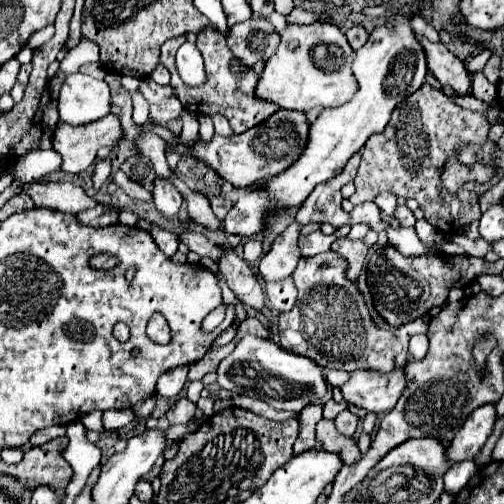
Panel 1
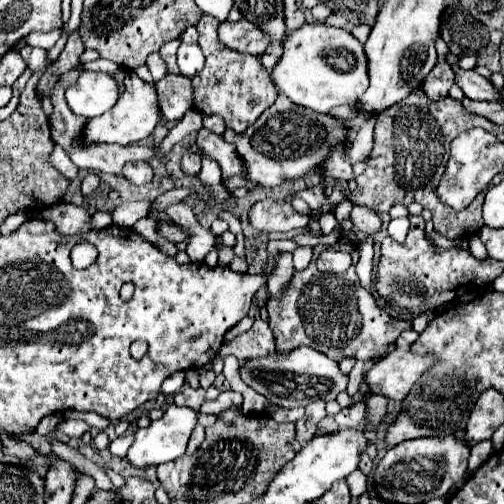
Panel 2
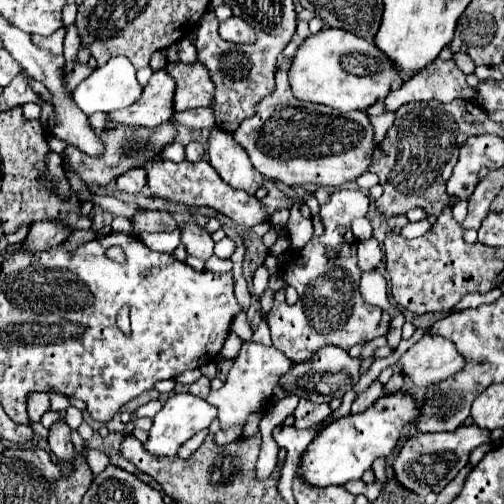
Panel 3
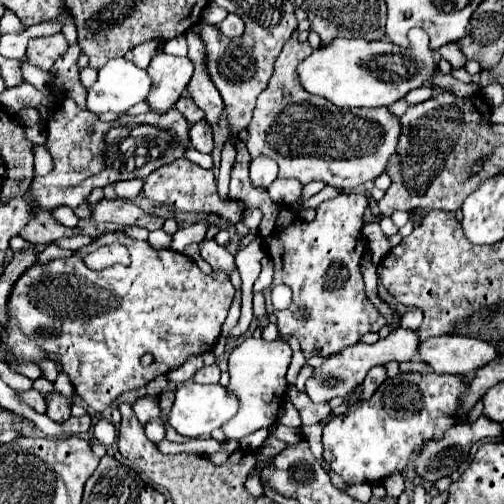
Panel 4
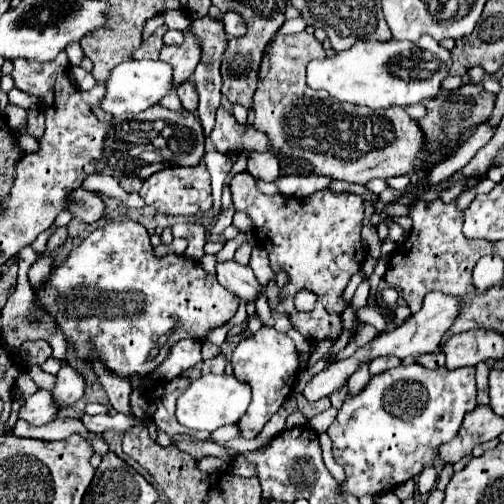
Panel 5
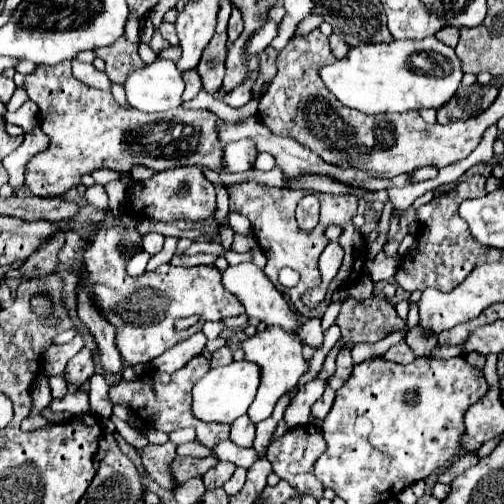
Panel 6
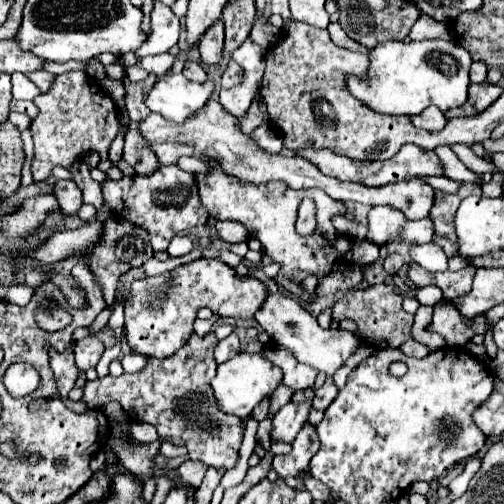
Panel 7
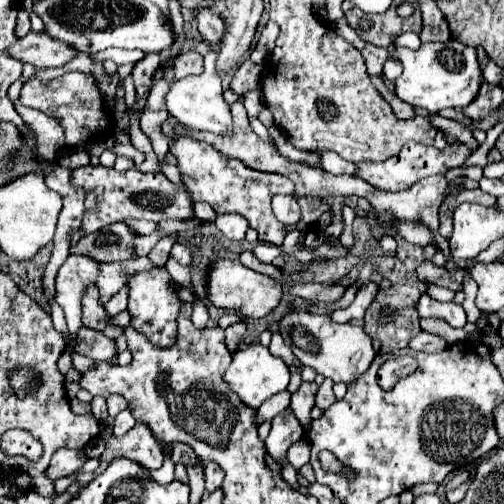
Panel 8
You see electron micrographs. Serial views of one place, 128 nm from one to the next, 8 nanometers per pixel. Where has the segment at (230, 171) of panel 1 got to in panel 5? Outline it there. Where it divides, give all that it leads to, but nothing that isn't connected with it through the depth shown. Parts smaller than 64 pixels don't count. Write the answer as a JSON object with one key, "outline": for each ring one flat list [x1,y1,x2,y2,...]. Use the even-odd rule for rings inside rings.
{"outline":[[308,32,292,36,274,36,268,50,270,68,254,94,254,128,264,132,284,166,282,174,300,174,290,162,308,162,310,172,334,180,366,184,372,178,404,176,418,170,430,156,424,150,424,136,416,120,402,108,372,110,364,106,342,104,328,92,312,90,306,84,306,64,312,58,324,58,322,44]]}

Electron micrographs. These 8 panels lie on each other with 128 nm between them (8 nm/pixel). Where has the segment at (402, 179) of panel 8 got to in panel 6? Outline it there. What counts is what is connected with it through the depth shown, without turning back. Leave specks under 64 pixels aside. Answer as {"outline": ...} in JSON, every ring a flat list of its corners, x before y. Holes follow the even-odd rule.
{"outline":[[244,118,240,122,224,122,224,120,218,120,218,136,220,136,220,144,226,144,226,142,232,142,232,140,242,140,242,138,250,138,256,142,256,150,258,152,270,152,276,160,276,166,288,176,288,178,294,178,294,176,306,176,306,174,318,174,318,176,328,176,328,178,336,178,336,180,366,180,368,178,368,172,358,172,354,168,348,168,348,170,342,170,342,168,336,168,332,164,326,164,322,158,318,158,312,150,300,146,296,140,288,138,288,136,278,136,274,132,270,132,260,118]]}

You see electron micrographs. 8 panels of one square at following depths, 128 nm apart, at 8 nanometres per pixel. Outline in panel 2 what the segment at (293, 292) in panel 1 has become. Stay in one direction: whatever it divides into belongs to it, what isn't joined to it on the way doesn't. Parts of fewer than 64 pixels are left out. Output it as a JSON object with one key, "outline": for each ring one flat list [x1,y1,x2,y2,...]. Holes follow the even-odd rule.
{"outline":[[284,252,278,258,278,266,274,268,274,274,268,280,268,292,272,298,280,298,284,296,284,292,288,290,288,284,294,276,294,266,292,266,292,254]]}

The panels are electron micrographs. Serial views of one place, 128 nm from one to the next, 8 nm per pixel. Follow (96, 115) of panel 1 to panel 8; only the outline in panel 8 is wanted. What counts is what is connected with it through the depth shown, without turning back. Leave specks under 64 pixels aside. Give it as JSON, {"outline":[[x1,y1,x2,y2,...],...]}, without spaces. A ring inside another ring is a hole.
{"outline":[[218,46,206,54,206,66,200,76,188,76,184,80,176,80,168,94,166,94,166,110,168,114,188,126,188,128,198,128,204,132,216,132,216,134,230,134,232,130,232,116,230,108,222,98,222,86,220,86,220,76,216,74,216,56,218,56]]}

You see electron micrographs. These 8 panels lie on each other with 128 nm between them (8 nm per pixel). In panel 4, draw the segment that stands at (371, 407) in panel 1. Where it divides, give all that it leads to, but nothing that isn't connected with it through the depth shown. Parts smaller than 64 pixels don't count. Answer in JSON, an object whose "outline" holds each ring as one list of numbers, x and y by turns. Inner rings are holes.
{"outline":[[442,334,442,336,426,338,424,342,420,342,420,348,418,348,418,360,428,364,432,372,436,374,462,374,464,376,482,368,492,358,496,358,496,348,492,344,488,344,486,340,474,340,474,338,458,336,458,334]]}

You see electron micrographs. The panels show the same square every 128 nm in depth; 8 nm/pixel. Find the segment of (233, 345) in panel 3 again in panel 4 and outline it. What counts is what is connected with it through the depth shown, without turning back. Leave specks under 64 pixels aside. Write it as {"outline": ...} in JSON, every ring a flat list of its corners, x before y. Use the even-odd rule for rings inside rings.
{"outline":[[264,240,256,242,256,246,246,246,236,256,236,266,238,266,238,272,242,276,242,314,240,314,238,324,230,330,230,336,226,338,228,344,232,344,240,336,244,336,250,322,252,322,252,292,254,292,252,286,254,286,258,274,260,274,262,256,266,256]]}

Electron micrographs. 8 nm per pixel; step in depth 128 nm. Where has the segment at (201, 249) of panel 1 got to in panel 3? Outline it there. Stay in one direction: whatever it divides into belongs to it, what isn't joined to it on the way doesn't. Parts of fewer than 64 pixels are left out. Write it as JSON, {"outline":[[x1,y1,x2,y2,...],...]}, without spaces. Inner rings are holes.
{"outline":[[138,212,134,218,134,224,140,232,172,232,178,228,176,220,168,212]]}

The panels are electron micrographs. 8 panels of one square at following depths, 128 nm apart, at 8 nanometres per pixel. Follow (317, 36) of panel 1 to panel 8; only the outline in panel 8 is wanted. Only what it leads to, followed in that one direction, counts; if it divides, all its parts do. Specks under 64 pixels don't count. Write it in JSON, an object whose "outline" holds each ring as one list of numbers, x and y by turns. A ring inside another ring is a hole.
{"outline":[[448,40,444,44,430,42,422,44,418,50,394,48,390,52,390,58,402,64,402,74,394,80,396,96,412,106,428,110,430,114,436,114,444,108,464,108,478,94,482,82,482,68,472,46,460,44,456,40]]}

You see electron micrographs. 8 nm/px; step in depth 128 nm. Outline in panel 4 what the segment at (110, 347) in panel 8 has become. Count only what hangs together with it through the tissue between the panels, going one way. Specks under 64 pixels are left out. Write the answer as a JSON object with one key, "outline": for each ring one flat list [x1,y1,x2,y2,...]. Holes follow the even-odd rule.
{"outline":[[54,392,54,394,48,394,48,418,50,420,54,420,54,422,66,422,68,418,70,418,70,404,68,404,70,400,68,398,64,398,64,396,60,396,58,392]]}

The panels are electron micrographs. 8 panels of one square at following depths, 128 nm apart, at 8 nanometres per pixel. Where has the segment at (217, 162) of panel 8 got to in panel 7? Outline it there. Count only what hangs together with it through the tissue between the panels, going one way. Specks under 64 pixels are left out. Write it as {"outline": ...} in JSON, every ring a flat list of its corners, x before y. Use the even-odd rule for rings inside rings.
{"outline":[[208,162,208,164,212,168,212,172,198,174,196,182,198,182,198,190,200,190,200,200,208,208,210,216,216,220,234,220,234,222,244,224,248,228,250,236,254,236,262,242,264,252,276,264,280,264,280,272,274,276,274,282,278,286,286,288,290,294,298,296,302,302,312,302,316,298,316,292,304,290,302,280,306,280,308,276,316,276,318,280,322,280,324,276,332,274,334,262,342,262,342,258,352,248,352,242,338,242,344,236,332,224,334,216,346,214,346,206,342,202,326,196,326,192,322,192,320,188,310,190,310,198,316,202,316,210,318,210,318,228,310,236,300,236,294,230,294,222,296,222,296,210,298,210,302,198,306,198,306,194,308,194,306,190,290,190,282,182,258,184,258,186,240,182,240,180,224,174,216,164,212,164,212,162]]}

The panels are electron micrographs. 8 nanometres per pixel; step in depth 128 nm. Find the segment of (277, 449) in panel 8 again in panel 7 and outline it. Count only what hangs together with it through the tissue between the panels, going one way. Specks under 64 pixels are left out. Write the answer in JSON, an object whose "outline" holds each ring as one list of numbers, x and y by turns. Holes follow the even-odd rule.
{"outline":[[288,402,286,406,280,408,280,412,276,412,272,424,272,438,274,440,282,440,282,442,292,442,296,438,296,434,300,432,300,428,308,422,308,412,312,408,312,402]]}

